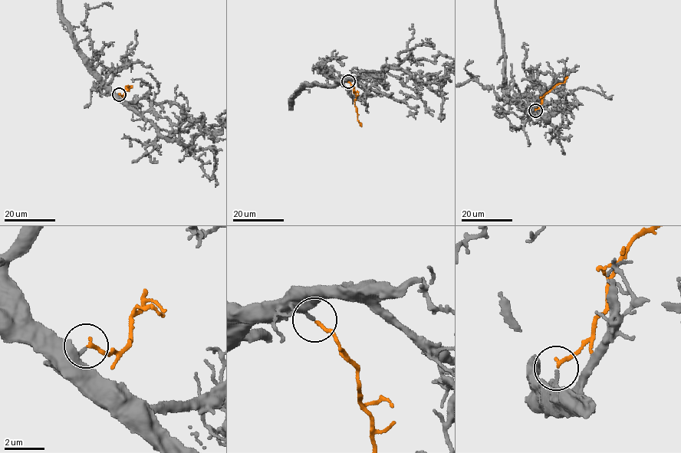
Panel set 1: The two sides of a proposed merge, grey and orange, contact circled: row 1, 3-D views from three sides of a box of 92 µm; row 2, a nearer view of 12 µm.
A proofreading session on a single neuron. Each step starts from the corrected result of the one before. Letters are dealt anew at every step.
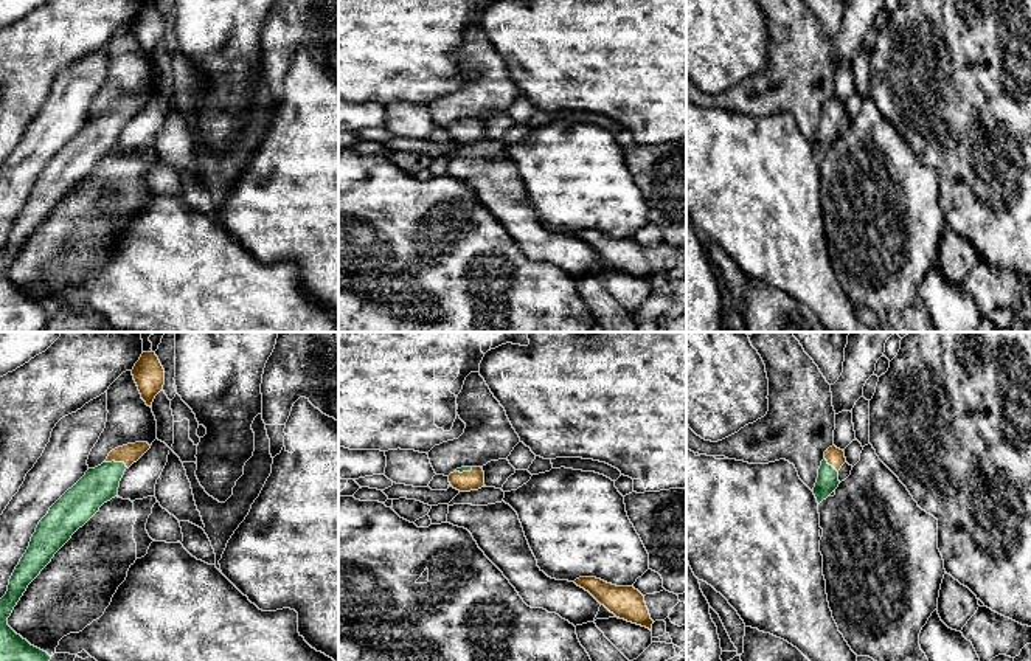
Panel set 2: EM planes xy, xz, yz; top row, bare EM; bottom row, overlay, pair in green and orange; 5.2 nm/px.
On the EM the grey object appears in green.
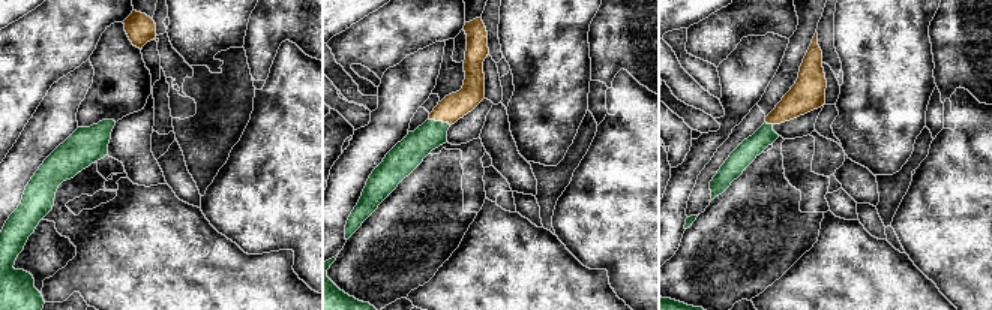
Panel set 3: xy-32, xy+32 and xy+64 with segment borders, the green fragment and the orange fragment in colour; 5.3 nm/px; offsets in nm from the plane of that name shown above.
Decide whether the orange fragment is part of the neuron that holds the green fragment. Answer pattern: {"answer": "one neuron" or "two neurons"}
{"answer": "one neuron"}

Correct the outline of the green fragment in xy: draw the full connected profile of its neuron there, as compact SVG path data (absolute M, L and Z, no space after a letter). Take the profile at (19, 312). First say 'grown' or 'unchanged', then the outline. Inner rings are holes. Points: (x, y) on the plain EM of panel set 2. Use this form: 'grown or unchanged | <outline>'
grown | M135 95L112 102L101 118L89 121L39 174L0 251L0 332L45 332L51 309L17 287L8 278L8 270L54 206L104 155L118 149L124 124L149 101L148 95Z

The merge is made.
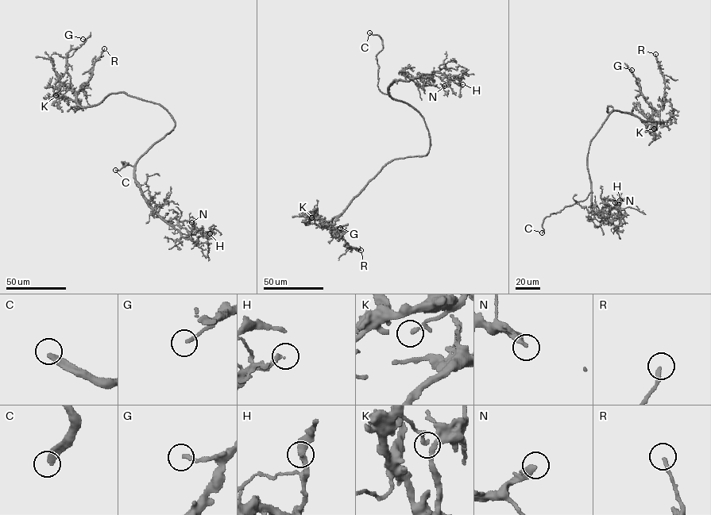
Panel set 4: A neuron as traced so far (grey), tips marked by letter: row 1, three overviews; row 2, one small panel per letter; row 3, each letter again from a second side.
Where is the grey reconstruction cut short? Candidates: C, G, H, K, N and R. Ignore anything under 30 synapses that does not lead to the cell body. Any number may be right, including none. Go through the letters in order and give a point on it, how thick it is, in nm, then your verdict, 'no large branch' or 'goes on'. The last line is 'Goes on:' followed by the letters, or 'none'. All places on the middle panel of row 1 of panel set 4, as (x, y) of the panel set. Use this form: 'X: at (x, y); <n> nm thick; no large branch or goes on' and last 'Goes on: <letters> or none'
C: at (369, 32); 340 nm thick; goes on
G: at (340, 228); 180 nm thick; no large branch
H: at (462, 84); 220 nm thick; no large branch
K: at (311, 217); 240 nm thick; no large branch
N: at (444, 86); 280 nm thick; goes on
R: at (361, 250); 200 nm thick; no large branch
Goes on: C, N

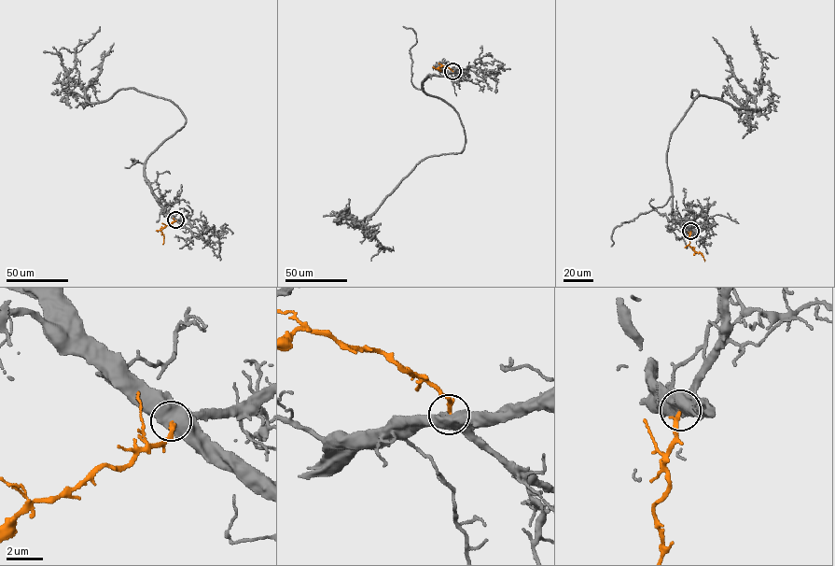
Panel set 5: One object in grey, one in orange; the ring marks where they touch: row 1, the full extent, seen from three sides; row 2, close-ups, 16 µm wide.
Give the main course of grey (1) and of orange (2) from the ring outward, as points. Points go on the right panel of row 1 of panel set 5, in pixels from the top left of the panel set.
1: (690, 231), (674, 218), (666, 152), (697, 95), (691, 91), (693, 99), (756, 108), (713, 36)
2: (690, 231), (688, 246), (700, 252), (704, 261)

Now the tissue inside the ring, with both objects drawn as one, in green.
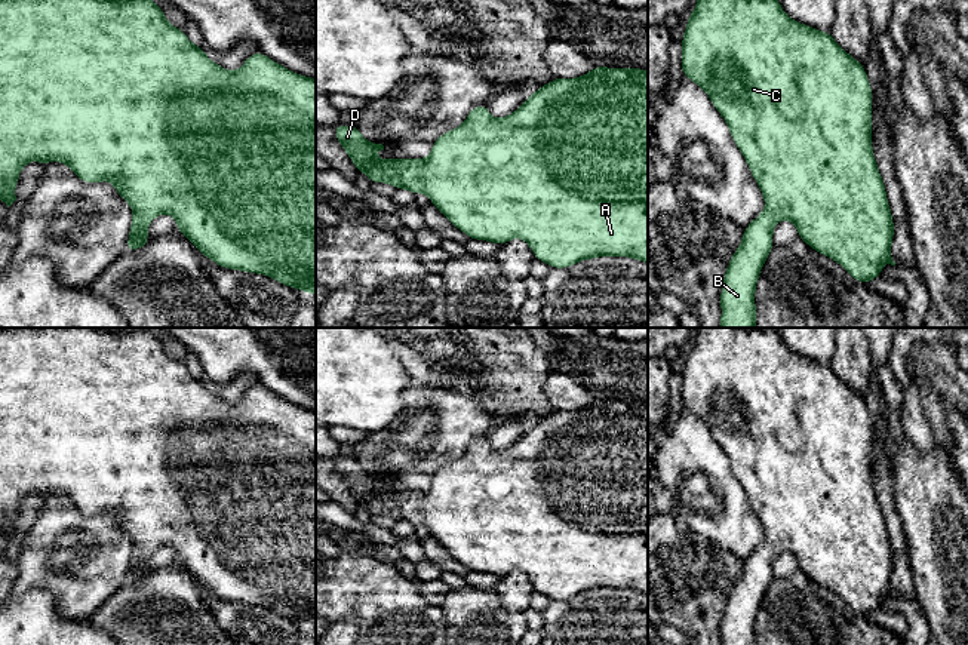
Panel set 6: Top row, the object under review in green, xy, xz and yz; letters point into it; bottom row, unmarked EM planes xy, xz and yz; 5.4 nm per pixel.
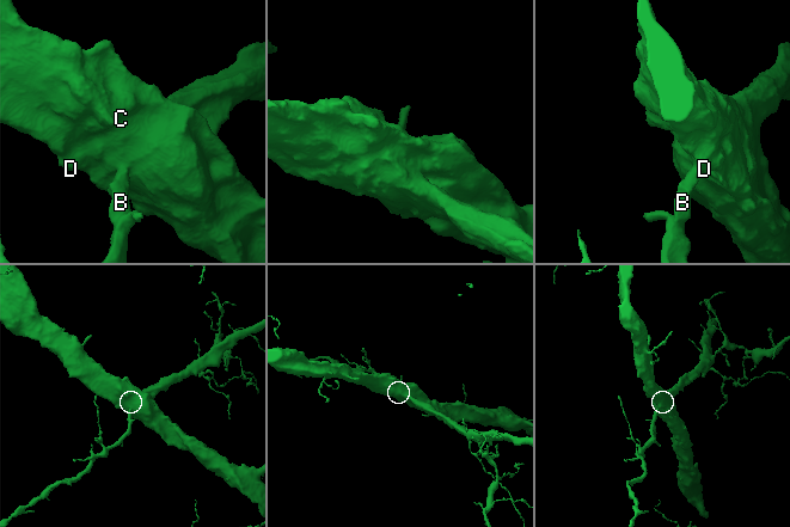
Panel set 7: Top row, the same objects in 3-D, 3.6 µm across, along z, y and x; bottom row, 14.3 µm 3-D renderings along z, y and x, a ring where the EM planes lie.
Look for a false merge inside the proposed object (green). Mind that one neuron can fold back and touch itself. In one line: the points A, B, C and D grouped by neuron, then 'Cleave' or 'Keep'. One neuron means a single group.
Groups: A B C D. Keep

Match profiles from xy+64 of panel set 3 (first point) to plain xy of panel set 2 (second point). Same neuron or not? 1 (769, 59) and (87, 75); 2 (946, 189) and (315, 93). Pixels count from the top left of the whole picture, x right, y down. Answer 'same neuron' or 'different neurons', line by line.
1: same neuron
2: same neuron

